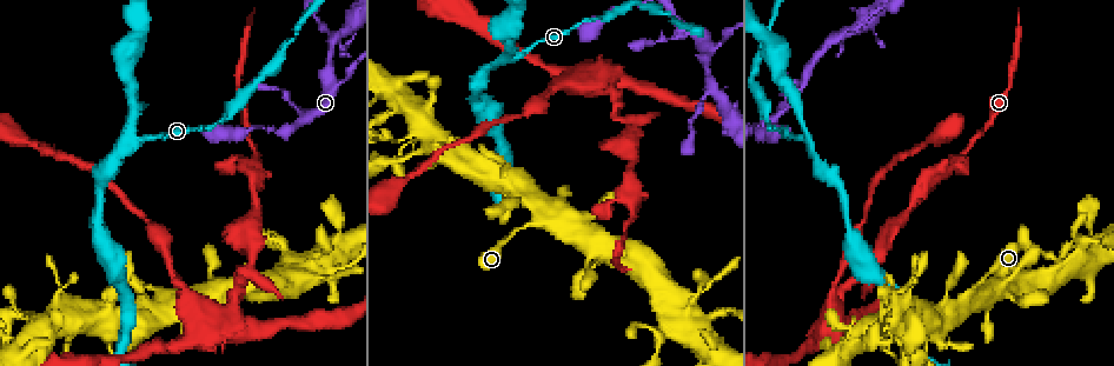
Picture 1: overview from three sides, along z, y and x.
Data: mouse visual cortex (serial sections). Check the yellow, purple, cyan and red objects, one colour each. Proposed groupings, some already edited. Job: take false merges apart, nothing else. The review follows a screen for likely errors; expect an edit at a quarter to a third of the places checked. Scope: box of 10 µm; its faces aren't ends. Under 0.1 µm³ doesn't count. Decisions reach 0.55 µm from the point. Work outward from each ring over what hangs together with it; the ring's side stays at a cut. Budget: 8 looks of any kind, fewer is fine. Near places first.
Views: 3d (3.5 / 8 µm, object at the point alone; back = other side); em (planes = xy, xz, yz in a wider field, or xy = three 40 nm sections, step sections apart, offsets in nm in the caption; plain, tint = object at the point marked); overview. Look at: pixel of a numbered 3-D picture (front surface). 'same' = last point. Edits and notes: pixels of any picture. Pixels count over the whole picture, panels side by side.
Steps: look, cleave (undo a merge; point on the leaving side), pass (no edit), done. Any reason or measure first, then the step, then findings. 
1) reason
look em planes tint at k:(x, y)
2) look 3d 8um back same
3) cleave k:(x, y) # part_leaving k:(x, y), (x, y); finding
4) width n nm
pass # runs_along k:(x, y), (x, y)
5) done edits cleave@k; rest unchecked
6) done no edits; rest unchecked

calibre changes
look 3d 3.5um at 1:(164, 318)

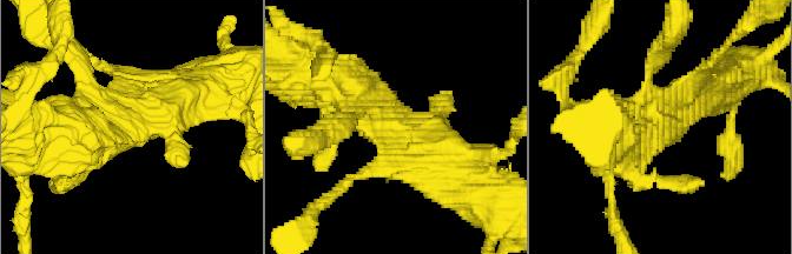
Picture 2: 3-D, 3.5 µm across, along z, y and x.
arms 3; arm_widths 200, 250, 600 nm; need the tissue
look em xy step 1 tint at 2:(660, 126)

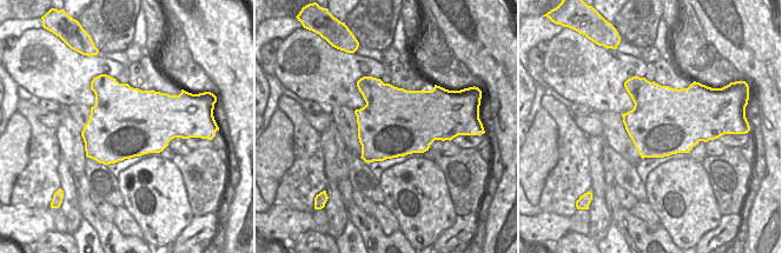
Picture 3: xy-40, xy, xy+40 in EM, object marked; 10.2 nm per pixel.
pass # one cell here

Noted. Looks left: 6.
abrupt turn
look 3d 3.5um at 1:(142, 138)

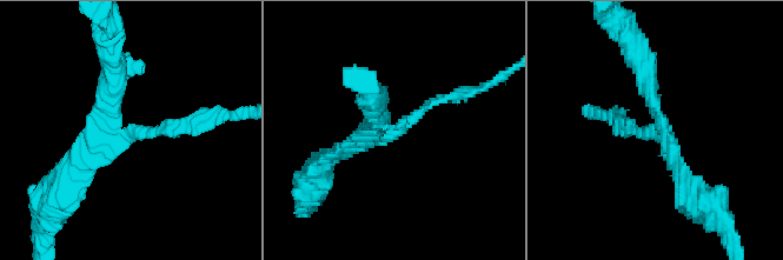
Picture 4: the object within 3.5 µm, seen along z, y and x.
arms 3; arm_widths 100, 200, 250 nm
look em xy step 2 tint at 4:(663, 135)

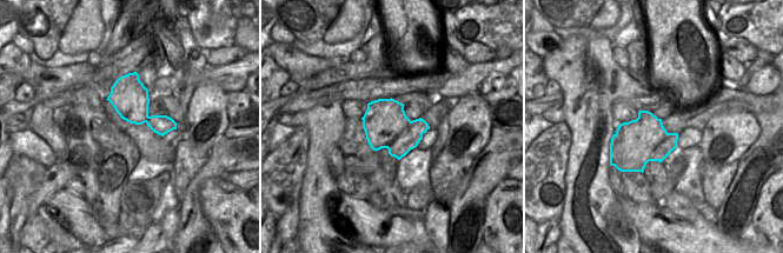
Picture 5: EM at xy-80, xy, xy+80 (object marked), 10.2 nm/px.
cut it another way
look em xy step 5 tint same

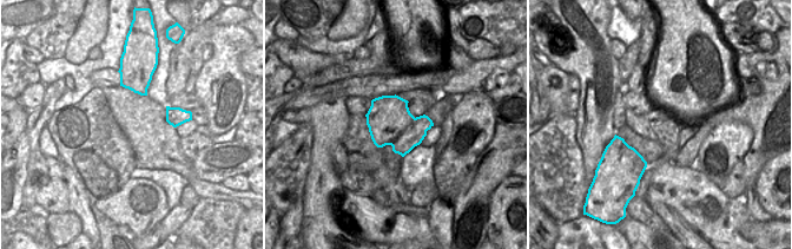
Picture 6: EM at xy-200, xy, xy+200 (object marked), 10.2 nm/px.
cleave 4:(652, 95) # part_leaving 4:(664, 140), (683, 187), (707, 205); a second cell is stuck on

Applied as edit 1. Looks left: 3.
calibre changes
look 3d 3.5um at 1:(224, 324)

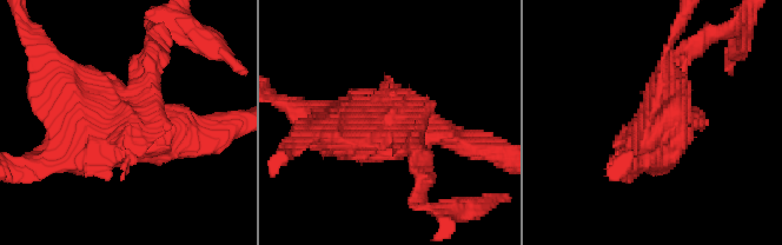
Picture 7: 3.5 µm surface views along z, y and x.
need the tissue
look em xy step 1 tint at 7:(128, 122)

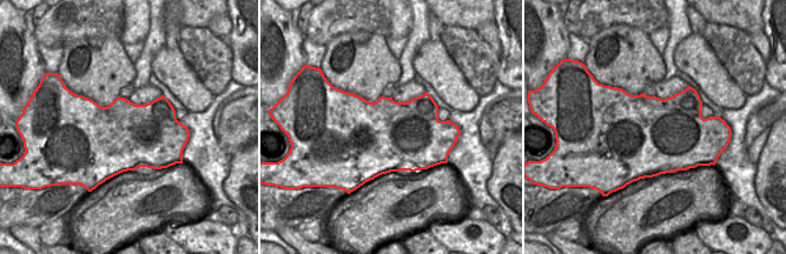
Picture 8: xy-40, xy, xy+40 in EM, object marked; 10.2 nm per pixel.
pass # runs_along 7:(148, 77), (141, 110), (101, 127), (54, 63); all the same cell

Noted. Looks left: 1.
done edits cleave@4; rest unchecked

